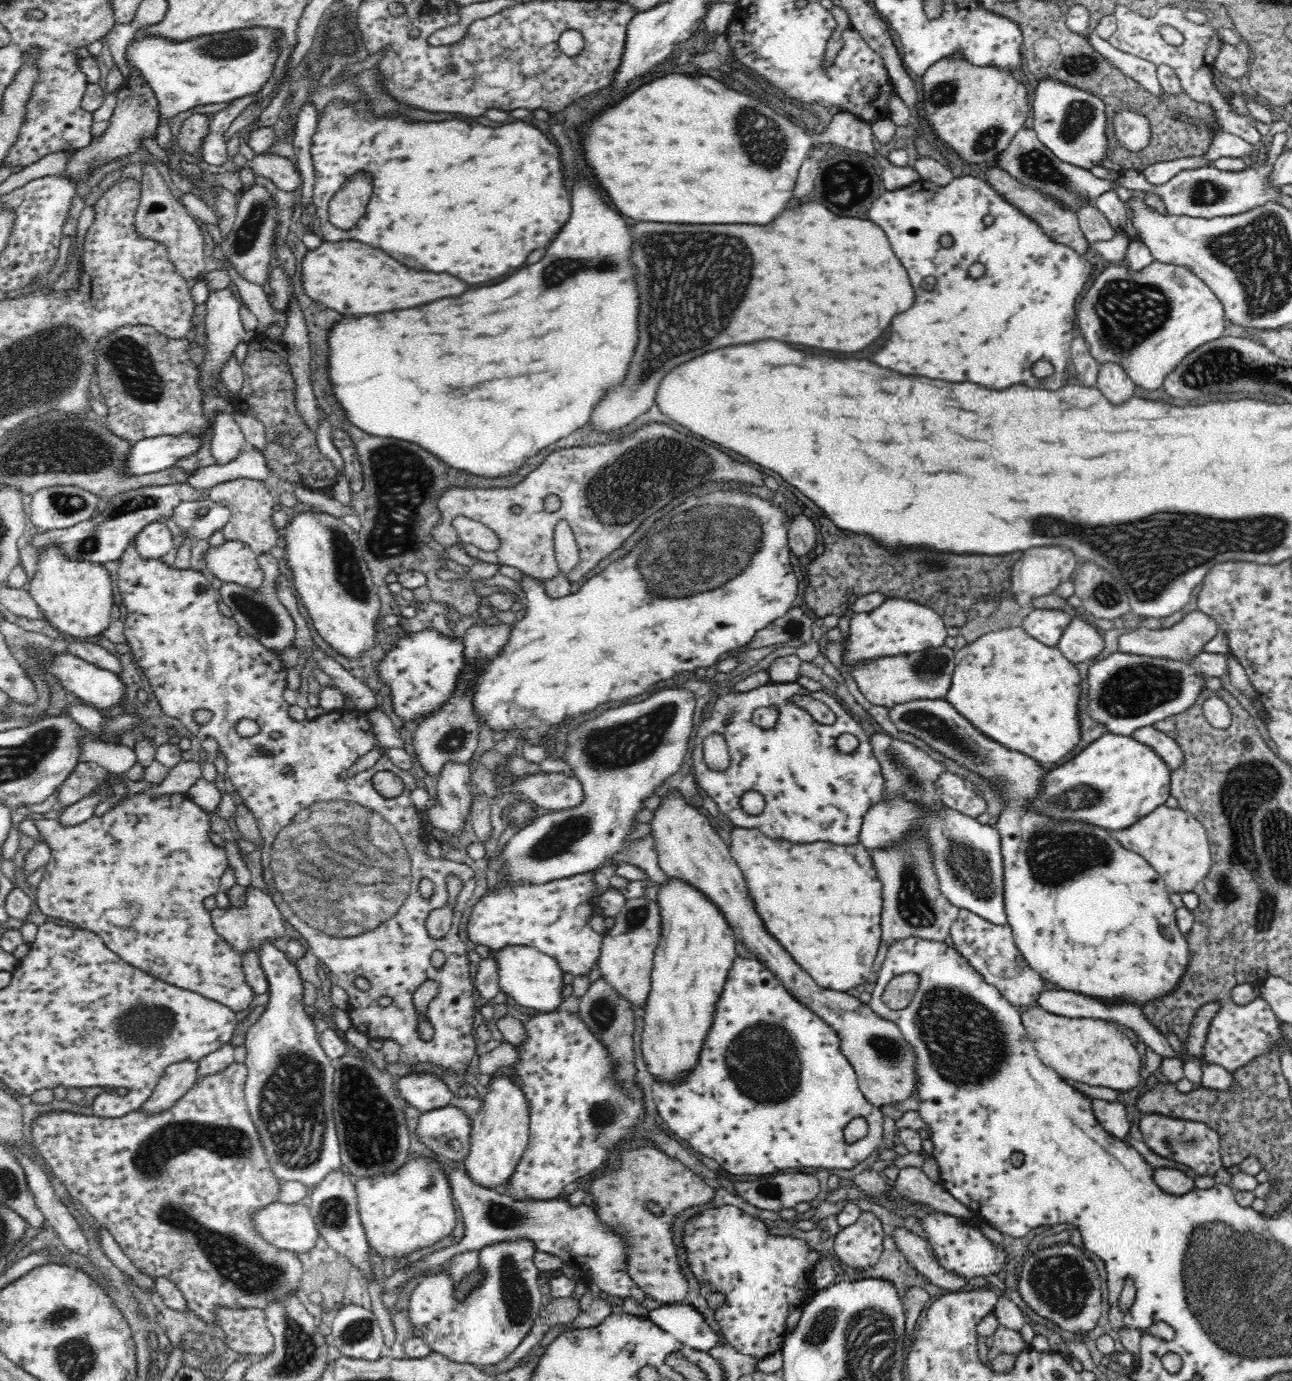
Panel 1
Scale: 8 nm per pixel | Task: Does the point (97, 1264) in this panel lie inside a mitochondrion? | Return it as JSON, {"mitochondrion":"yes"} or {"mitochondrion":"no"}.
{"mitochondrion":"no"}

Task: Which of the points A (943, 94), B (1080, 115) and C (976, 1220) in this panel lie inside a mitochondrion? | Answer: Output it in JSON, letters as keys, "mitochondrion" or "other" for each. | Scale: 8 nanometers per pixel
{"A":"mitochondrion","B":"mitochondrion","C":"other"}

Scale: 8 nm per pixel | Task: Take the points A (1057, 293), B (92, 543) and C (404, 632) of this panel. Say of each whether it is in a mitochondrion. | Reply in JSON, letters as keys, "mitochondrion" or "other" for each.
{"A":"other","B":"mitochondrion","C":"other"}

